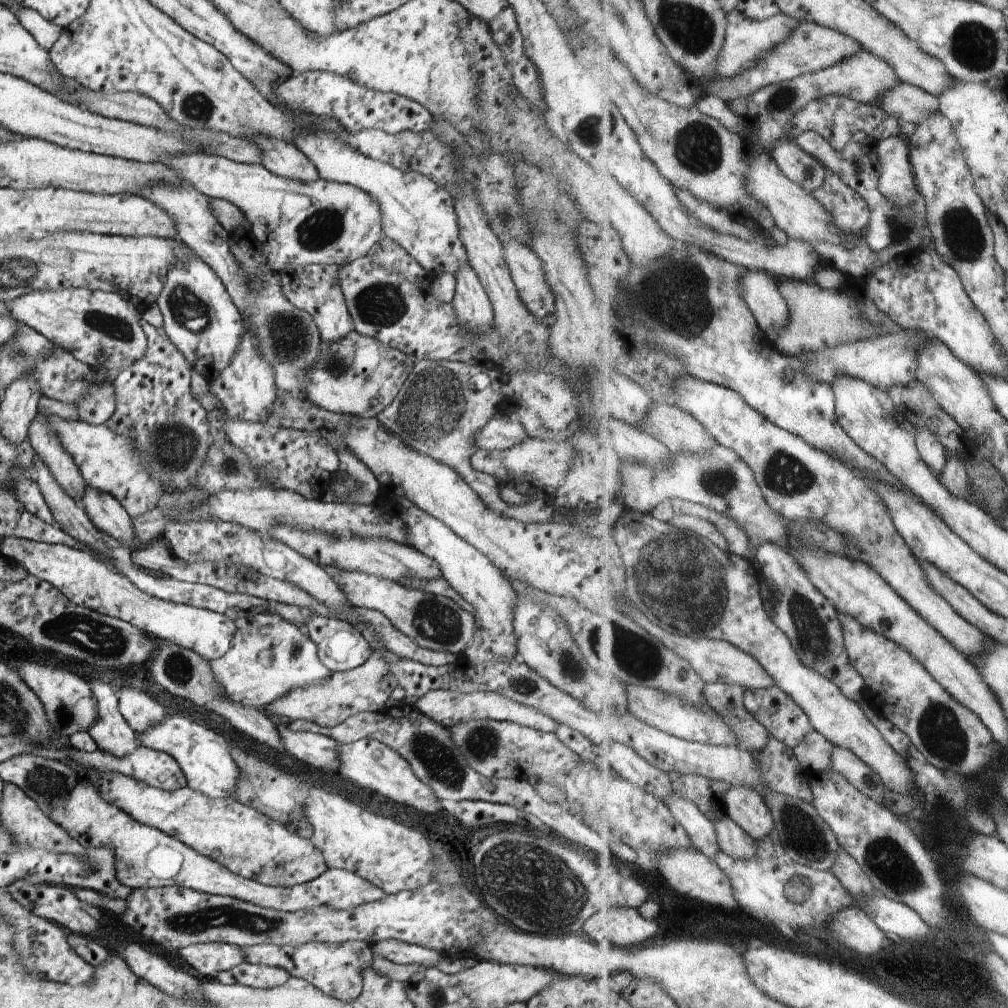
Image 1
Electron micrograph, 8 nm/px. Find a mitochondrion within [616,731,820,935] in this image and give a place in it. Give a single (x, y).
(799, 888)

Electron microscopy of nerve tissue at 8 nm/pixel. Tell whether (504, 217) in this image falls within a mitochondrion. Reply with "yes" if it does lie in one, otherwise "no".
yes

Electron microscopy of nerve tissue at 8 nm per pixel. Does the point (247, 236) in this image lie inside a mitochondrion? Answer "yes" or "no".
no

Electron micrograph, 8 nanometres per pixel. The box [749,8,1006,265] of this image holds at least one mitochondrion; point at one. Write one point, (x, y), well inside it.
(974, 45)

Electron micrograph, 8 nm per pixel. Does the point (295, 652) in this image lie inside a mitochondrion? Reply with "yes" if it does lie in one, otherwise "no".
yes

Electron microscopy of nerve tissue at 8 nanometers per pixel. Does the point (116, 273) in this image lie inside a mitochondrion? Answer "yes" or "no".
no

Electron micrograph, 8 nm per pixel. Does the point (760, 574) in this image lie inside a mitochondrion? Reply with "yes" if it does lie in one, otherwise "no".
no

